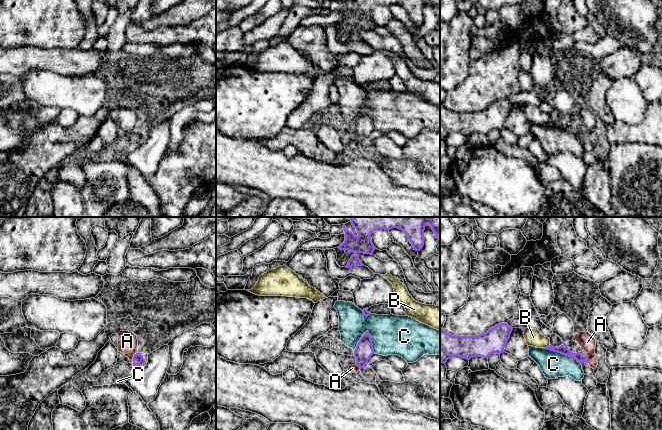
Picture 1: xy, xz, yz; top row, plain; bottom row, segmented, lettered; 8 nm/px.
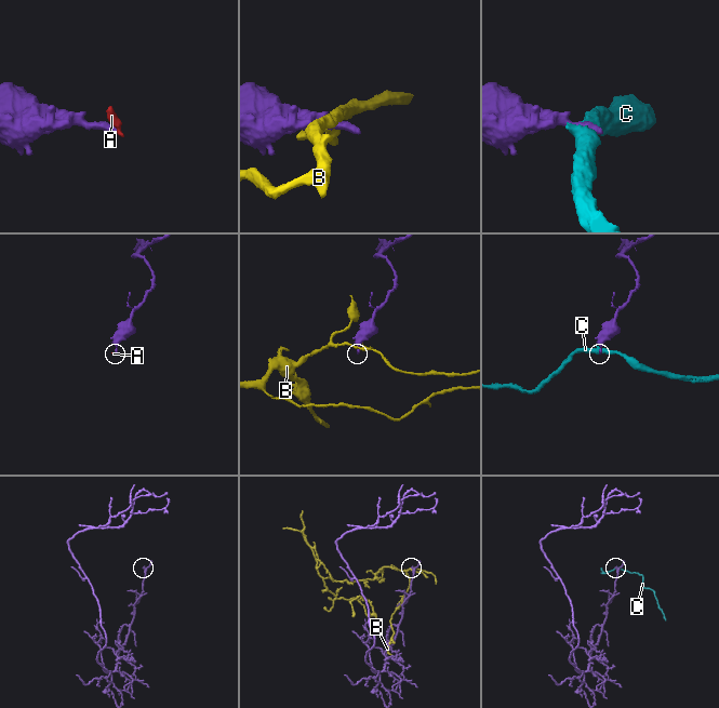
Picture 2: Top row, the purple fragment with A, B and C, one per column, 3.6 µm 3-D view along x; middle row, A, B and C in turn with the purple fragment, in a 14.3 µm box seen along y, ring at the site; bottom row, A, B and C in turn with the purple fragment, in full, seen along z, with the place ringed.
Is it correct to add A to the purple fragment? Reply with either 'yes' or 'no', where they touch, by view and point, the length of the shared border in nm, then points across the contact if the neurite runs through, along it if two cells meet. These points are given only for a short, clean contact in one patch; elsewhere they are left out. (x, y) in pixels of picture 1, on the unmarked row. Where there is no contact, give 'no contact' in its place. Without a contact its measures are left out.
yes; meets purple in xy at (133, 133); contact 110 nm long; runs through xy (137, 134), (133, 133), (127, 117)

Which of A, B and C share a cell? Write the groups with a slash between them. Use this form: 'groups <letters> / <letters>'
groups A / B / C

